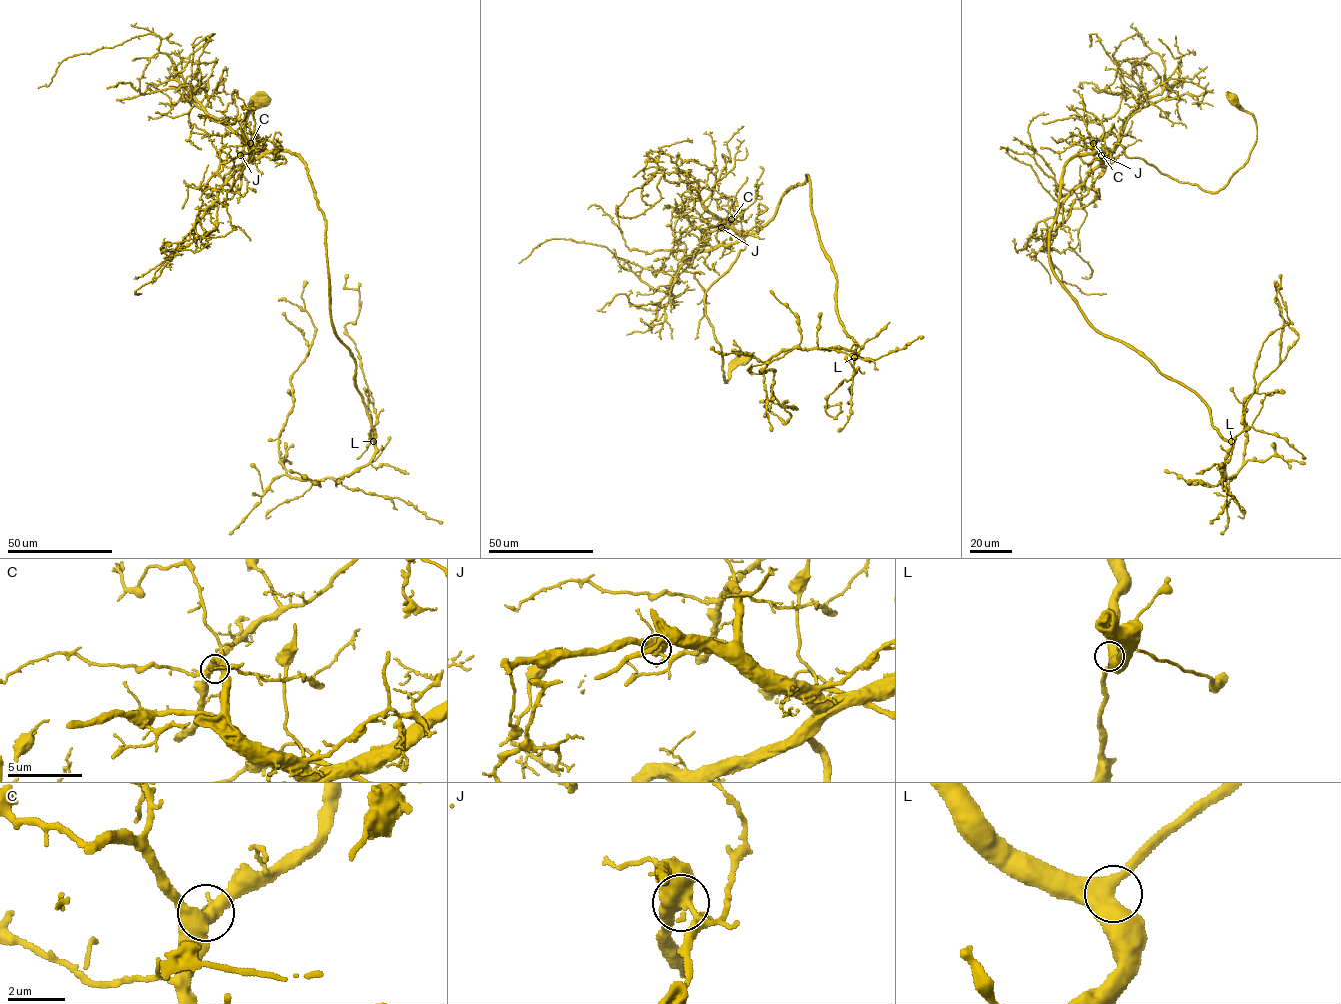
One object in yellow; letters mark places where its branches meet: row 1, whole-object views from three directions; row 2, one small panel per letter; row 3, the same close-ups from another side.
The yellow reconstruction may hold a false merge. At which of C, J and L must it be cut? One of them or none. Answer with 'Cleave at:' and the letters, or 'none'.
Cleave at: J

